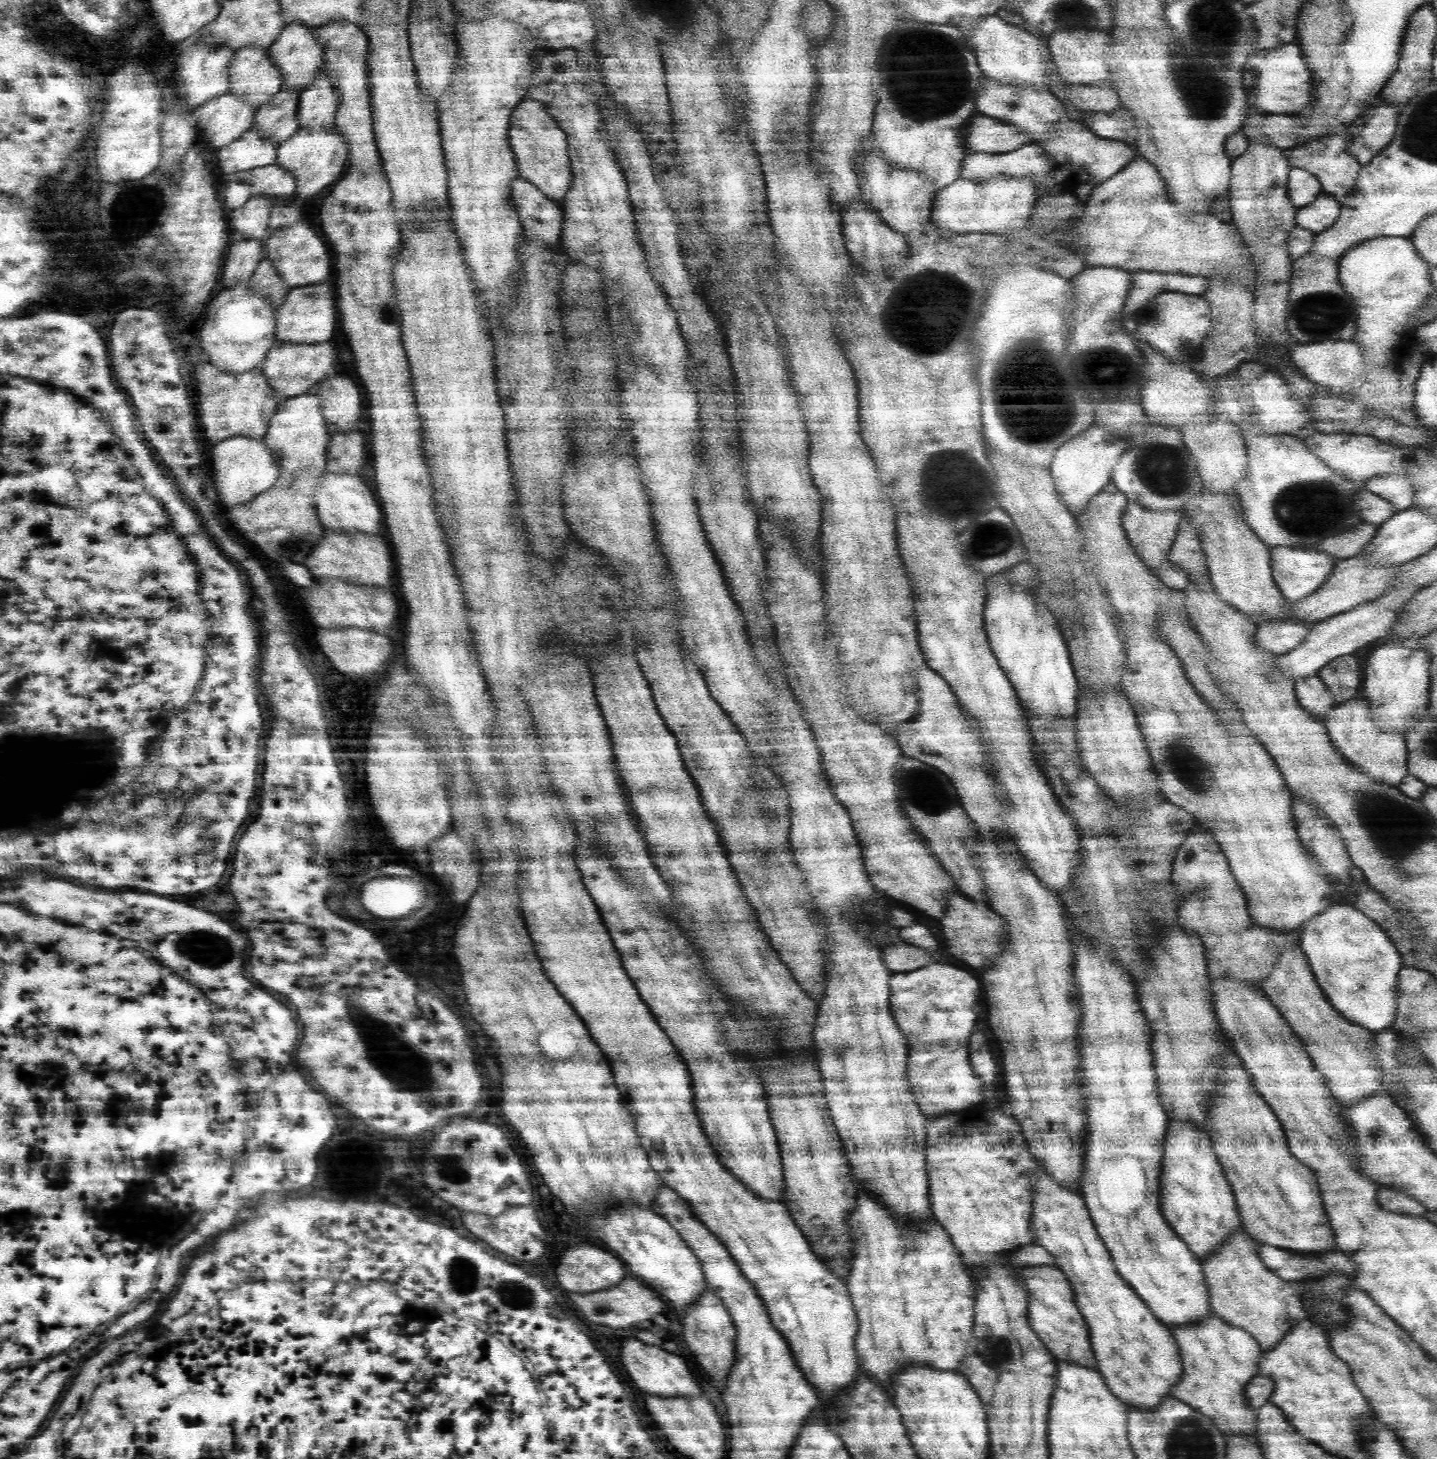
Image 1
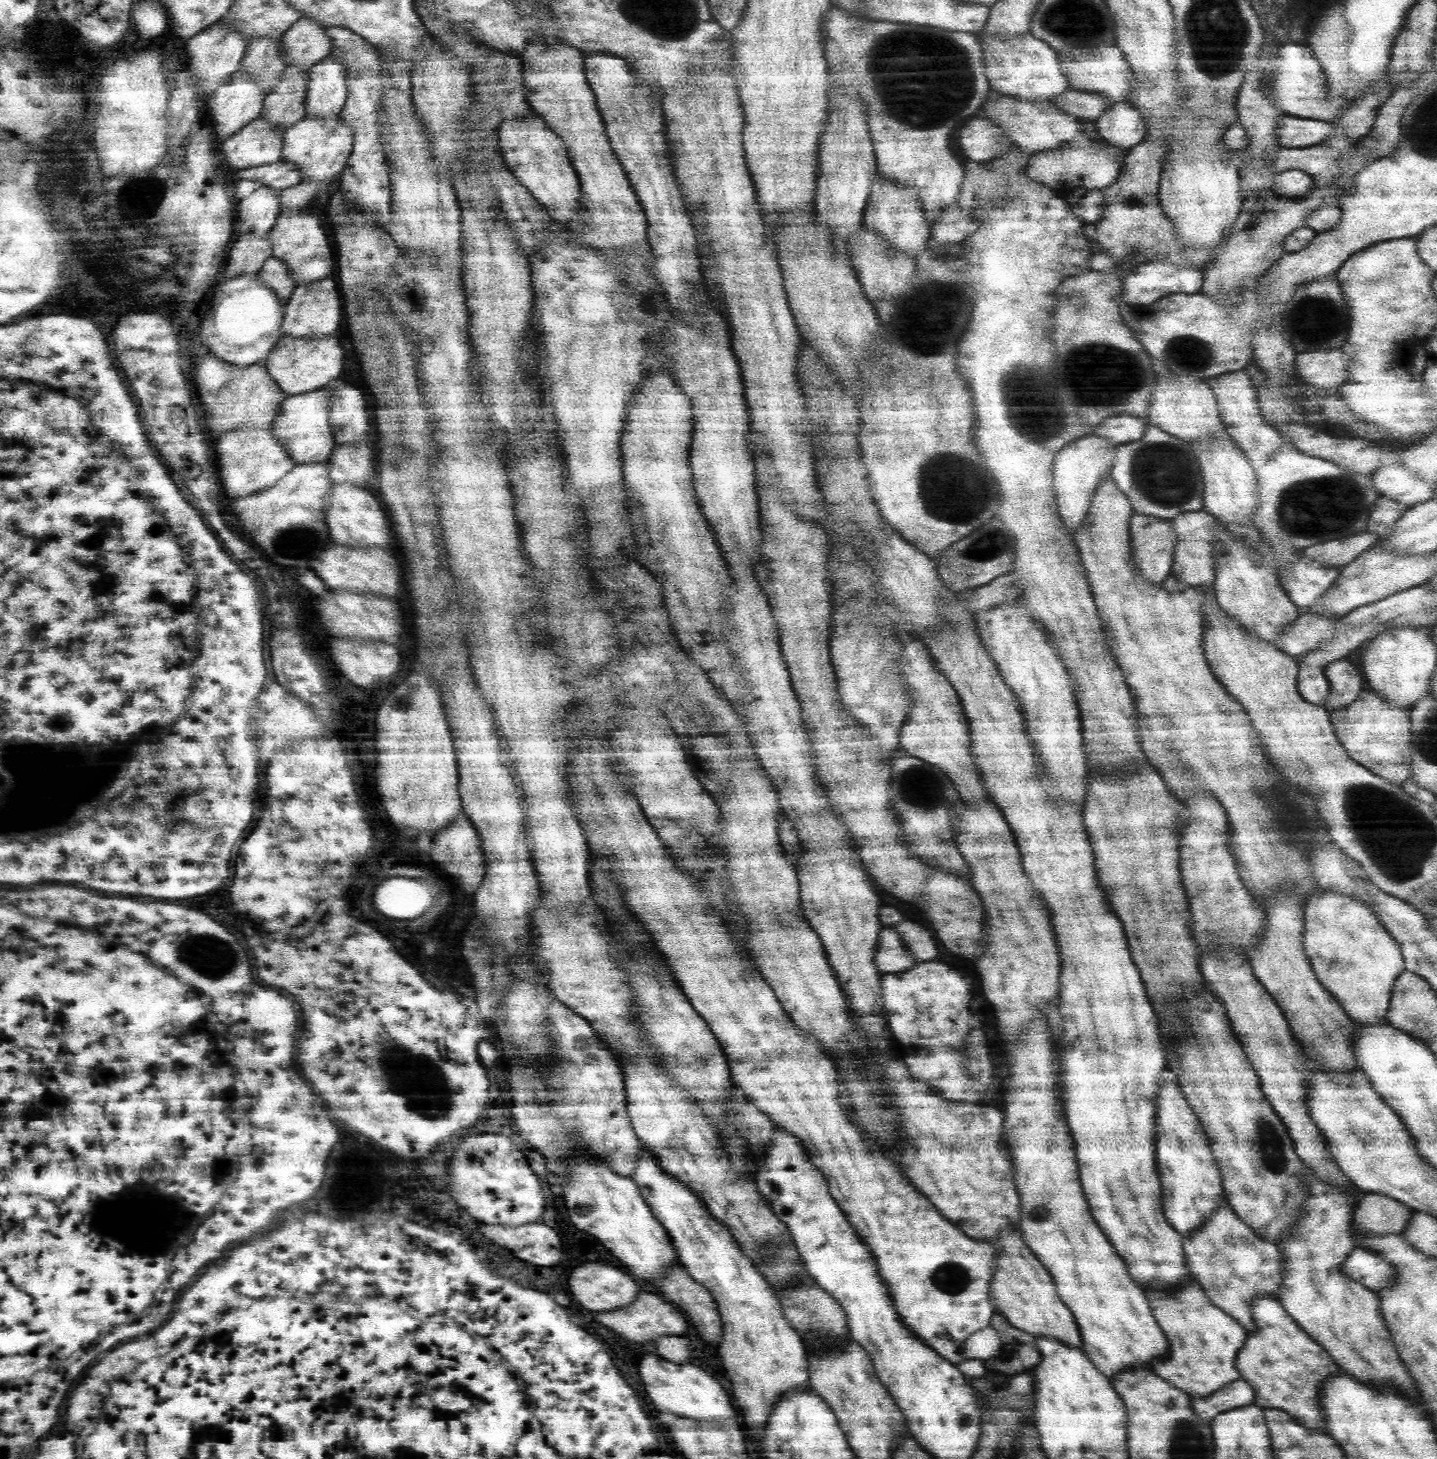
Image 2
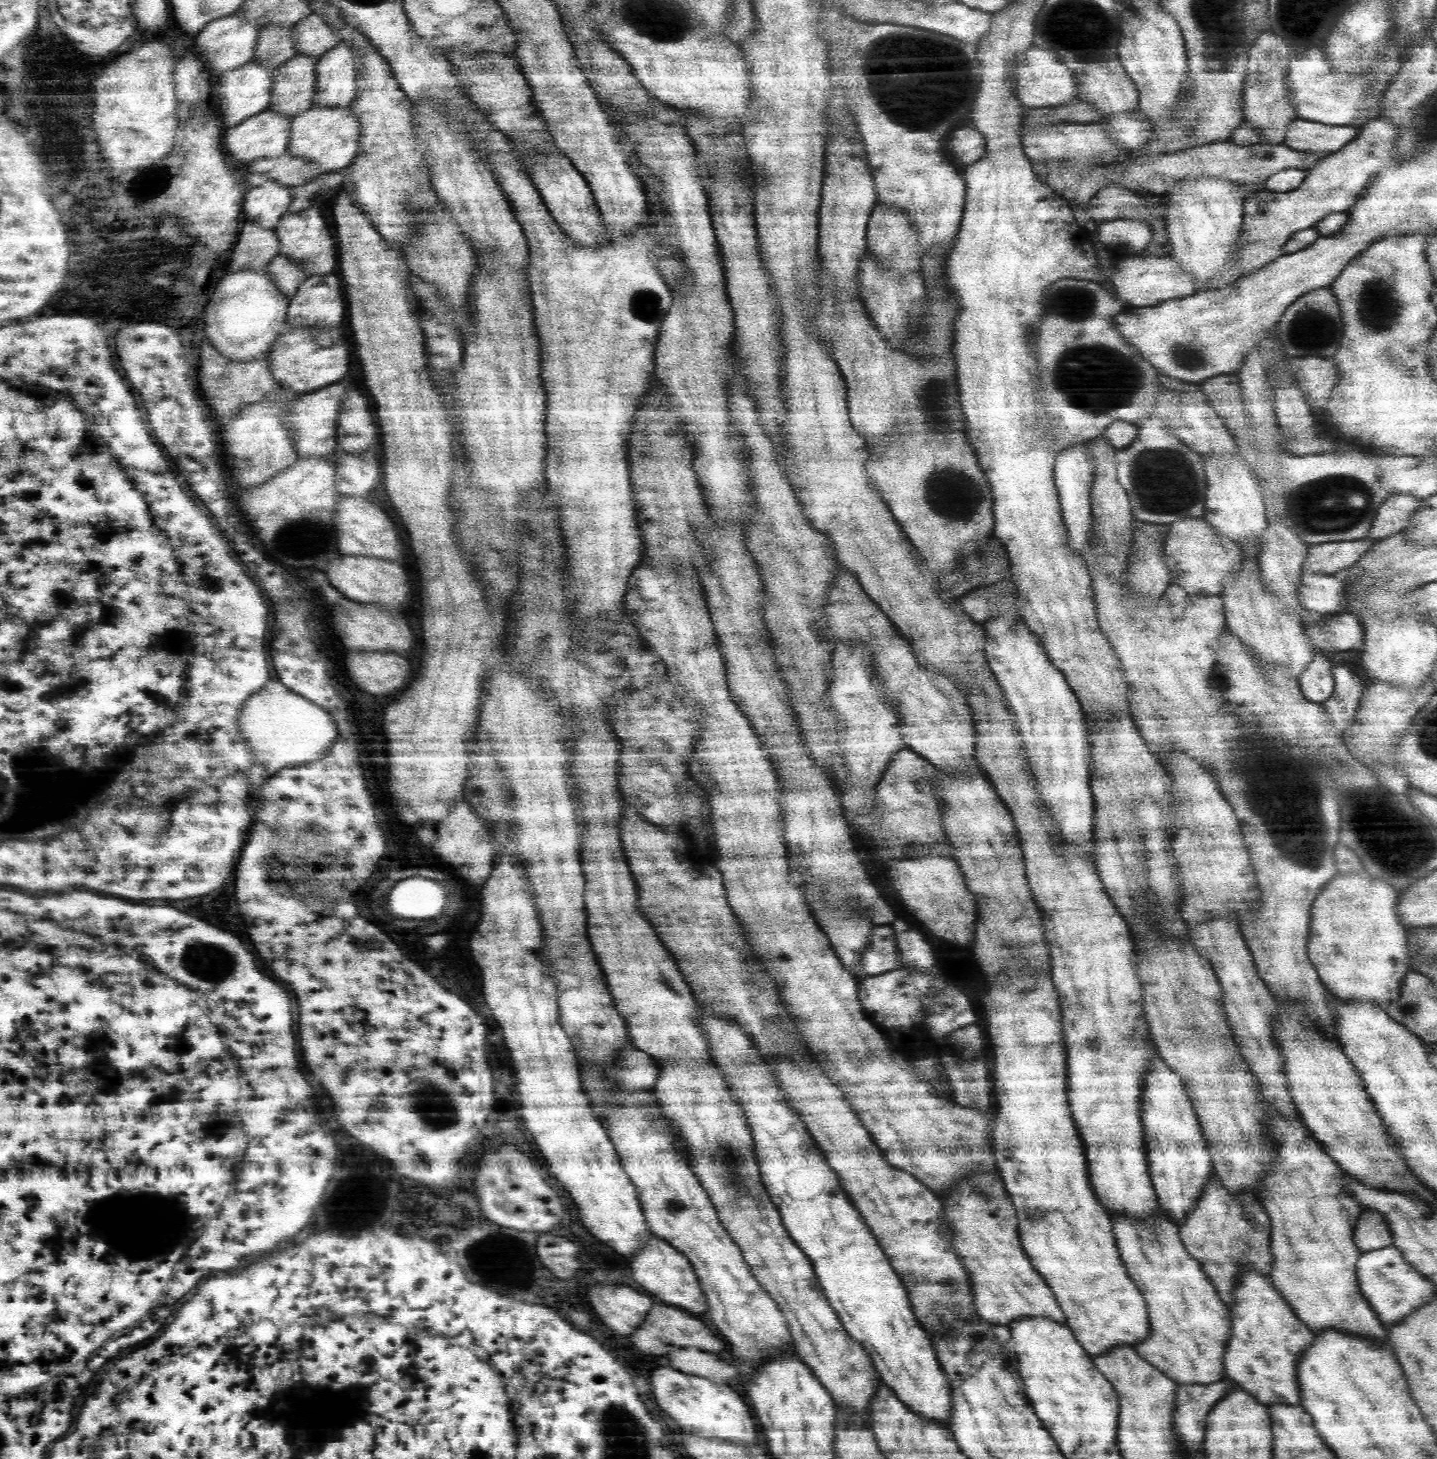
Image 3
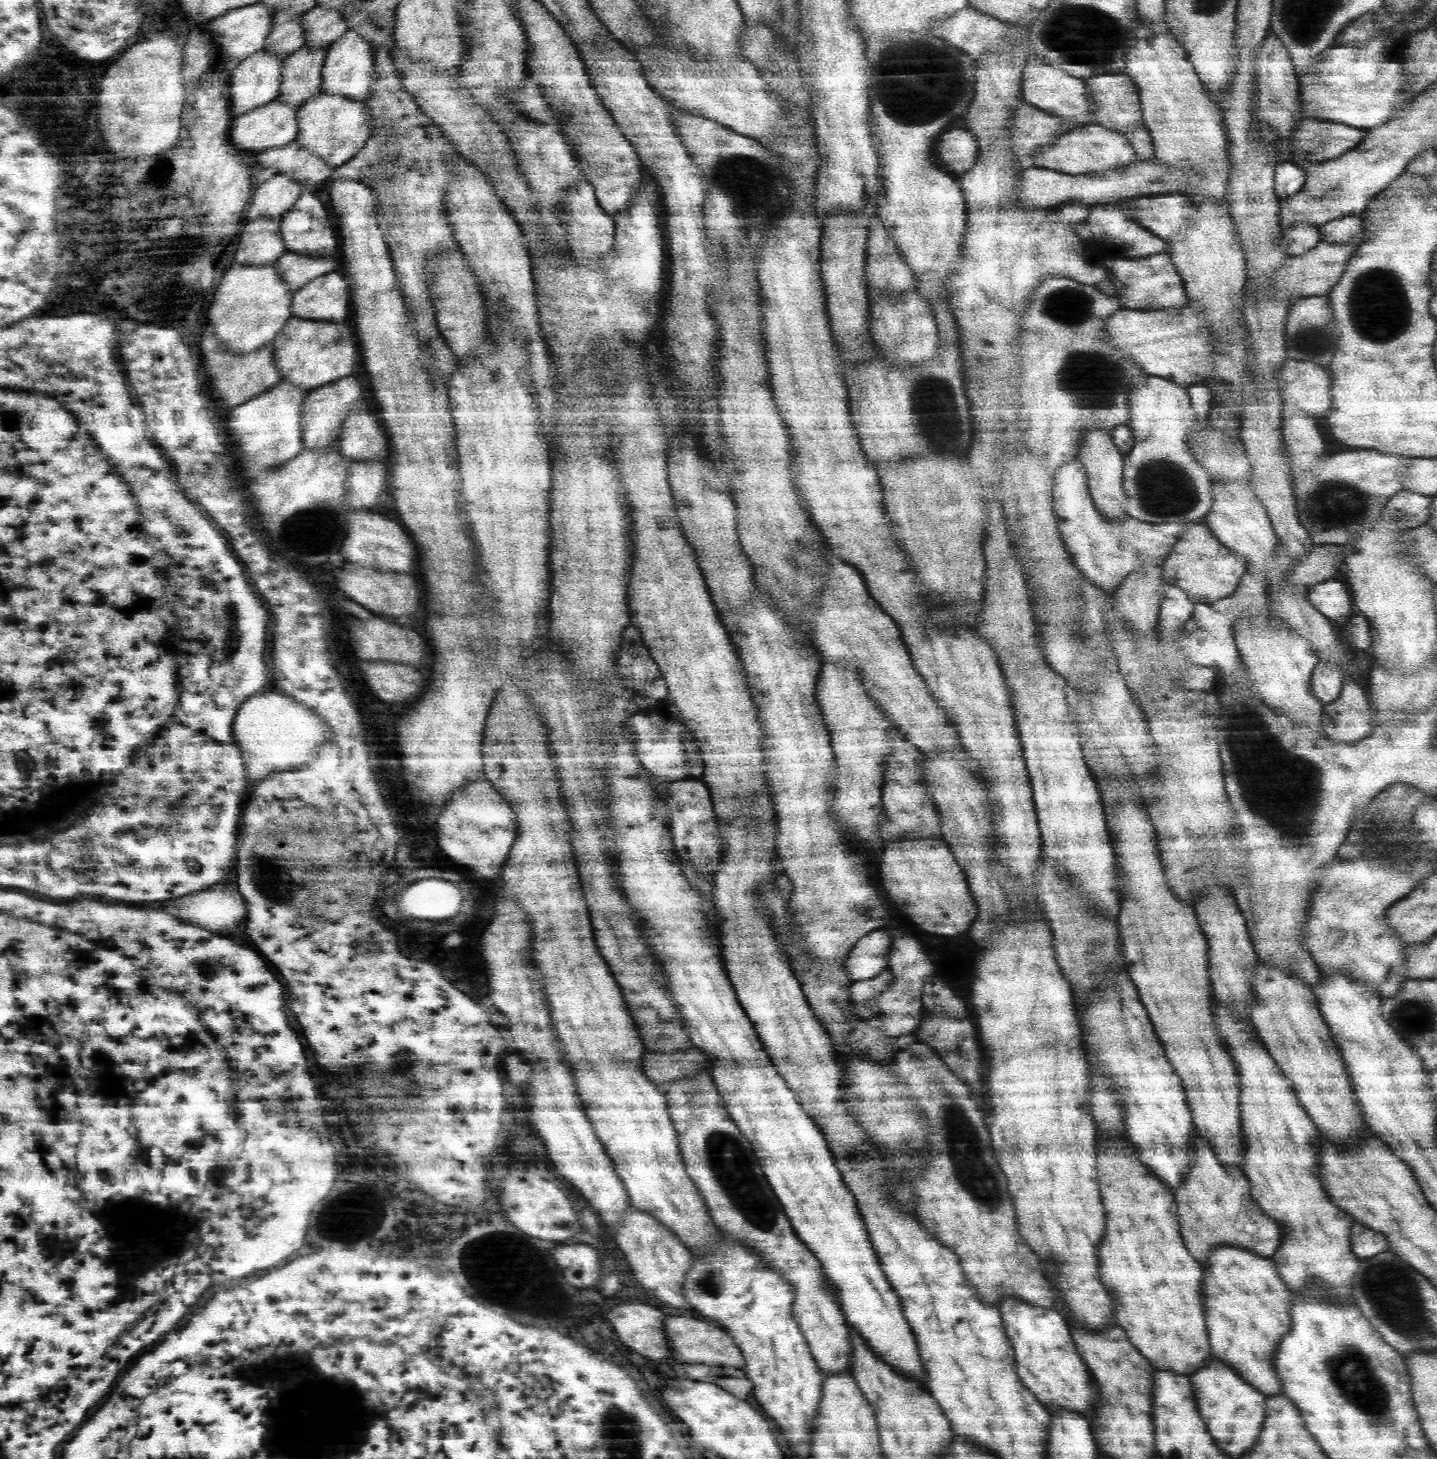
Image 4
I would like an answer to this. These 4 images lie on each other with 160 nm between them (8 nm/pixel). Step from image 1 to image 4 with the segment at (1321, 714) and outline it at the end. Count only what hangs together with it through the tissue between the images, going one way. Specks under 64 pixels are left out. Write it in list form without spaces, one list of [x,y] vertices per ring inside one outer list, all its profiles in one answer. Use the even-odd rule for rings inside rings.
[[[1320,661],[1310,678],[1312,694],[1322,702],[1332,702],[1342,692],[1343,670],[1330,662]]]

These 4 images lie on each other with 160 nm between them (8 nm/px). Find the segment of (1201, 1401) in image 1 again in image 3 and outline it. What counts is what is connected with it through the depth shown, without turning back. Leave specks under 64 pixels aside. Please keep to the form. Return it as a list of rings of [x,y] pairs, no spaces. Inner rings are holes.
[[[1159,1208],[1152,1224],[1130,1217],[1114,1217],[1111,1221],[1120,1258],[1150,1310],[1150,1338],[1133,1348],[1178,1385],[1220,1381],[1225,1372],[1222,1356],[1233,1328],[1231,1314],[1202,1266],[1194,1258],[1180,1262],[1182,1256],[1191,1257],[1183,1246],[1179,1224],[1162,1216]]]

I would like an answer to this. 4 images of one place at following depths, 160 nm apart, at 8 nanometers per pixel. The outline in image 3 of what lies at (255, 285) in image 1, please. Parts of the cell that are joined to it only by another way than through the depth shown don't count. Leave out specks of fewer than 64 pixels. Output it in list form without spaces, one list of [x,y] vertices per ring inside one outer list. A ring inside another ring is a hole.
[[[280,254],[270,262],[270,278],[282,295],[291,298],[296,294],[299,286],[306,281],[308,275],[298,265]]]

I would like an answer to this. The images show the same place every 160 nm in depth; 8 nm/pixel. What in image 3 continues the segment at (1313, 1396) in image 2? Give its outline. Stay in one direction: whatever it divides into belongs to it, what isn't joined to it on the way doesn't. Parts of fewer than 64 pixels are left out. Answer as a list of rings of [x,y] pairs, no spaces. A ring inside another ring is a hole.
[[[1252,1269],[1246,1270],[1246,1274],[1237,1281],[1238,1290],[1233,1290],[1233,1296],[1238,1298],[1238,1306],[1229,1310],[1233,1328],[1225,1346],[1225,1372],[1263,1405],[1299,1405],[1301,1398],[1296,1365],[1315,1334],[1287,1305],[1269,1276],[1254,1274]]]

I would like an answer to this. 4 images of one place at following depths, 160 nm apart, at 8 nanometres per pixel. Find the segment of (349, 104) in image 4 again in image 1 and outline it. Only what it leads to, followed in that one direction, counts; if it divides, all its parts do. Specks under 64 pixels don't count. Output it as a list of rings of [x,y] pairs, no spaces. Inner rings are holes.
[[[299,128],[288,140],[277,145],[277,162],[294,175],[295,192],[302,198],[312,196],[322,188],[326,188],[326,192],[332,189],[332,186],[343,176],[348,157],[348,147],[338,132]]]

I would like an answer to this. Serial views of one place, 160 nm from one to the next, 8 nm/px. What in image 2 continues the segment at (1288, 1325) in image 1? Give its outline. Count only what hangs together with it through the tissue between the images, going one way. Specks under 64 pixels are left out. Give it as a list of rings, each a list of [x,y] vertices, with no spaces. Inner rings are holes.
[[[1225,1200],[1202,1230],[1185,1236],[1185,1254],[1193,1280],[1202,1285],[1209,1300],[1236,1318],[1249,1333],[1256,1333],[1257,1323],[1250,1315],[1250,1304],[1262,1294],[1277,1296],[1283,1279],[1279,1244],[1258,1237]]]

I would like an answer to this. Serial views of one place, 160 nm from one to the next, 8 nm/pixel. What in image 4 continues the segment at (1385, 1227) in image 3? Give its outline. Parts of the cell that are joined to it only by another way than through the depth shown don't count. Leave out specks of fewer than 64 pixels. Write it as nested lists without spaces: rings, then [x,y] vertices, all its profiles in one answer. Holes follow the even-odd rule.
[[[1354,1222],[1350,1236],[1352,1253],[1358,1259],[1368,1259],[1389,1250],[1389,1243],[1382,1232]]]

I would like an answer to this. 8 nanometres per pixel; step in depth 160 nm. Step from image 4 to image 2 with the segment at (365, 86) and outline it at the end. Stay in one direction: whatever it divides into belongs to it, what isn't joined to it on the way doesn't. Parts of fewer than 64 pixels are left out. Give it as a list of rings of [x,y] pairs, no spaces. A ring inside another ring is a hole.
[[[334,58],[318,62],[318,66],[310,70],[304,102],[306,117],[338,118],[346,98],[348,98],[346,72],[342,70],[342,64]]]

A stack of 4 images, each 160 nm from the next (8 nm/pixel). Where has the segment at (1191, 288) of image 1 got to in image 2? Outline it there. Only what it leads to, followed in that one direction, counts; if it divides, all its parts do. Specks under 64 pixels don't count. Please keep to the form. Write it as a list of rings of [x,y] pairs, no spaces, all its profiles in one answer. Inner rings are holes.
[[[1152,261],[1132,268],[1124,276],[1122,300],[1138,306],[1150,305],[1173,293],[1194,292],[1202,288],[1204,272],[1196,268],[1174,266],[1172,262]]]

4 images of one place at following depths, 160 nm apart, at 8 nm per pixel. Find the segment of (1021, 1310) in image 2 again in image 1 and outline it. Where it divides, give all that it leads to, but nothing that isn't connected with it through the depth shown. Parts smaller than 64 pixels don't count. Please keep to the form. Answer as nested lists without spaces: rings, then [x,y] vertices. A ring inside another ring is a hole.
[[[1030,1266],[1022,1270],[1026,1286],[1030,1286],[1029,1325],[1057,1360],[1070,1361],[1070,1364],[1097,1370],[1096,1357],[1089,1339],[1085,1319],[1077,1308],[1077,1295],[1066,1275],[1055,1266]]]

